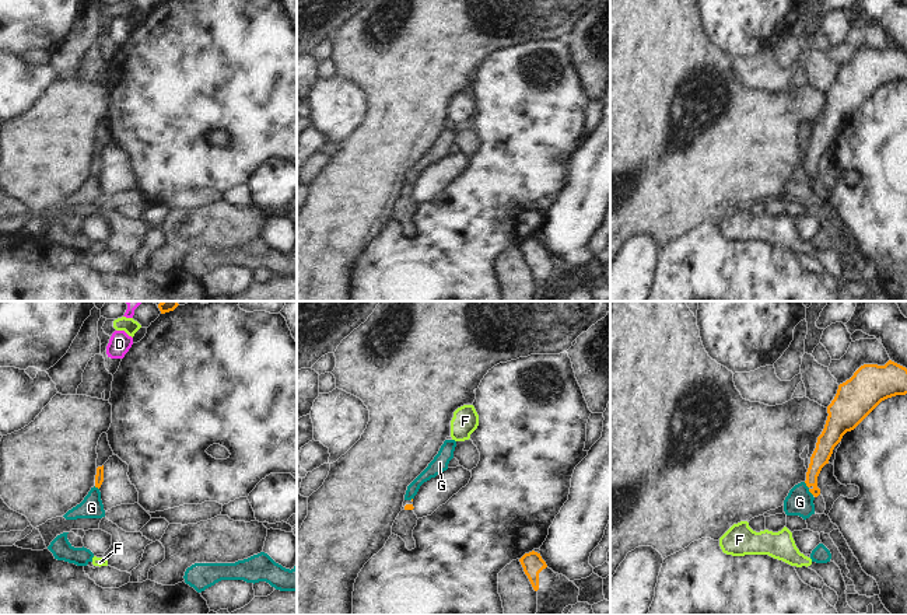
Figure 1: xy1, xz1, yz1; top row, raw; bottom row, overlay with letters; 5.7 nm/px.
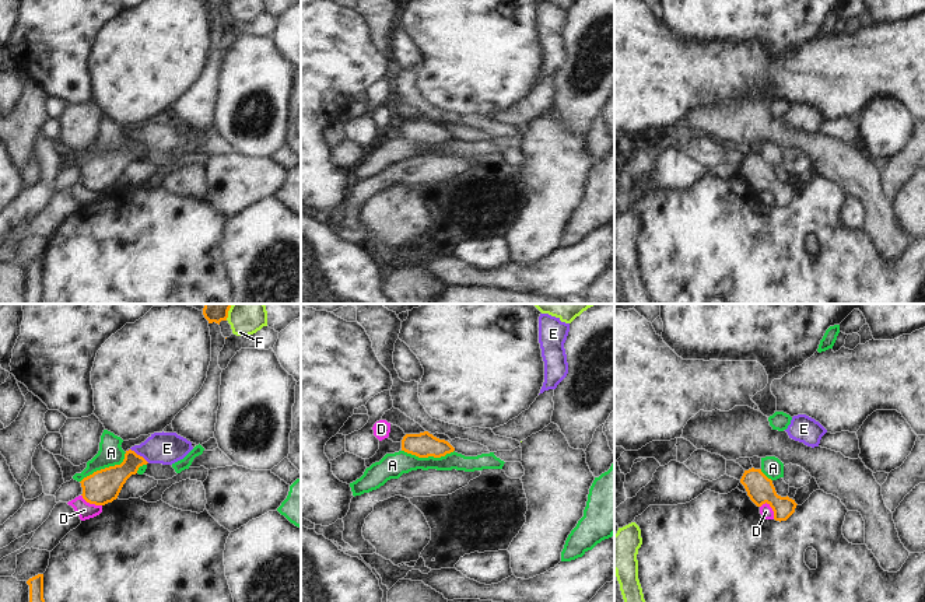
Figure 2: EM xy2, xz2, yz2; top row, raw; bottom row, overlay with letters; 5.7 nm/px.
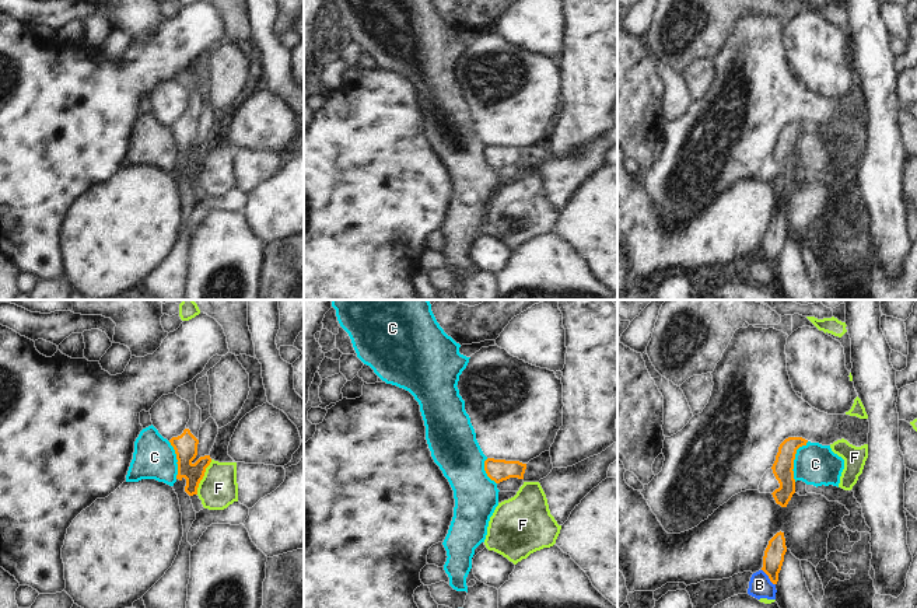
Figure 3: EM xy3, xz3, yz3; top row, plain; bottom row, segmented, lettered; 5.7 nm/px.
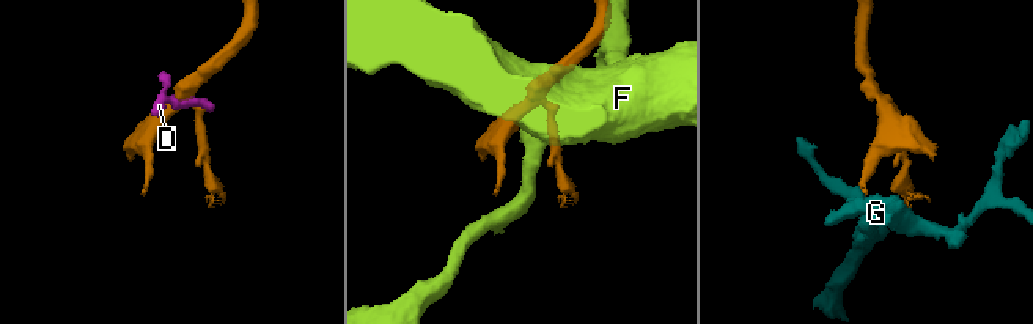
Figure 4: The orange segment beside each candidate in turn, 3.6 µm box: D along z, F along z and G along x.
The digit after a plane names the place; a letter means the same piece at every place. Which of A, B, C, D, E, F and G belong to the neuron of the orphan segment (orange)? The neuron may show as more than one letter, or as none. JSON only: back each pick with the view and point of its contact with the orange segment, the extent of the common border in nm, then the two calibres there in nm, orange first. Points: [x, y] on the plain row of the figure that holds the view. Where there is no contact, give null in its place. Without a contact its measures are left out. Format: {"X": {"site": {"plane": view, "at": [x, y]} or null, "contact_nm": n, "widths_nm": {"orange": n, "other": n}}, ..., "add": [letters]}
{"add": []}

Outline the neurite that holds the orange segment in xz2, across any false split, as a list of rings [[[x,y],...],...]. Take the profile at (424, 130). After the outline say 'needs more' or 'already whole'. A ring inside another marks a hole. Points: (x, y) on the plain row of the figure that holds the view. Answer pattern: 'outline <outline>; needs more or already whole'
outline [[[428,118],[420,120],[406,120],[402,126],[402,137],[418,144],[441,144],[455,137],[445,126],[439,126]]]; already whole

